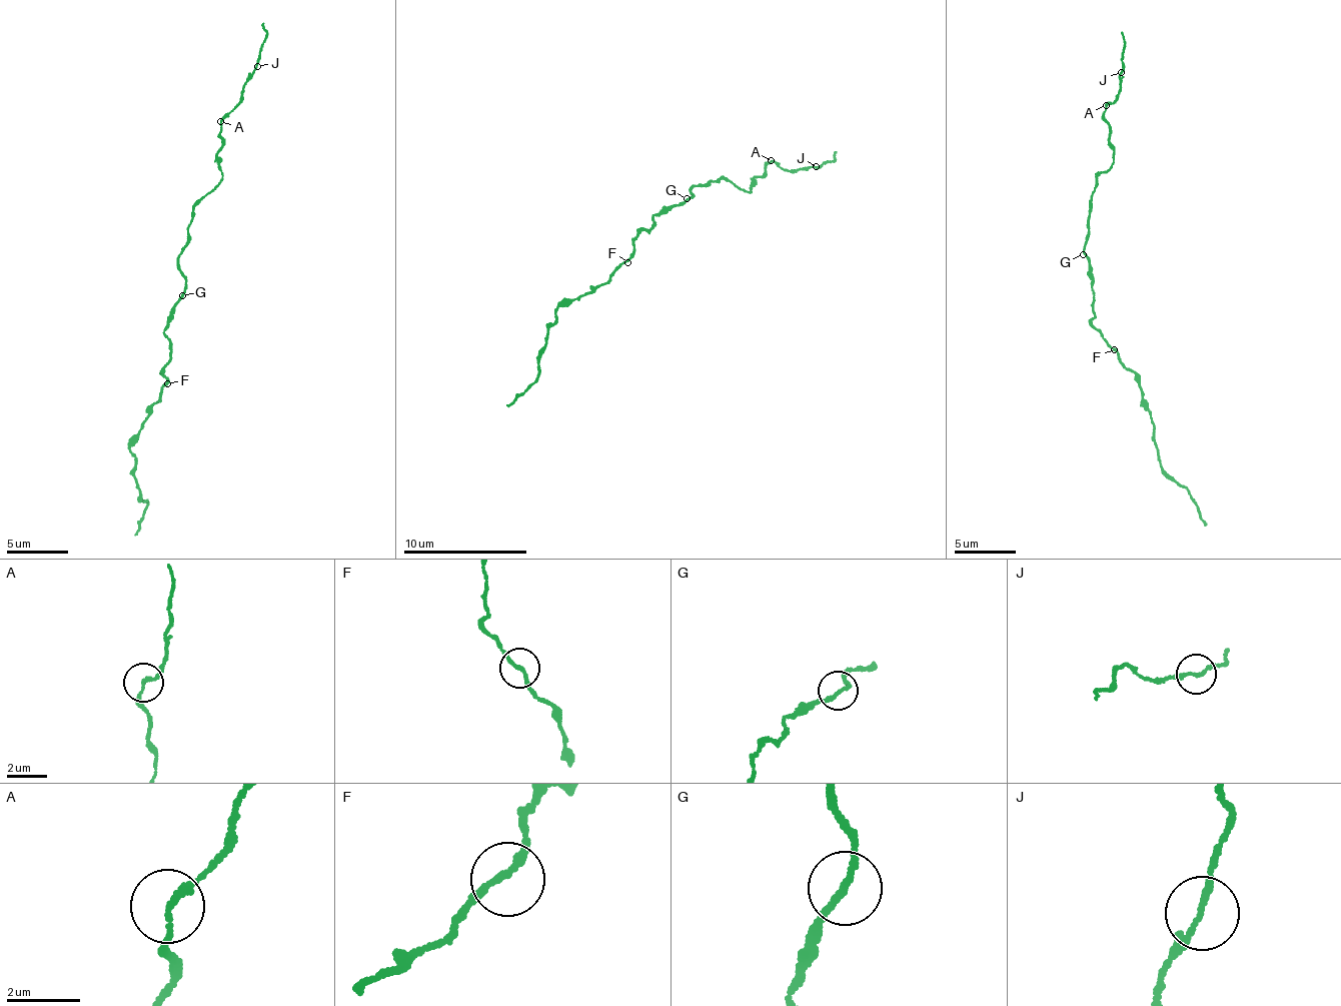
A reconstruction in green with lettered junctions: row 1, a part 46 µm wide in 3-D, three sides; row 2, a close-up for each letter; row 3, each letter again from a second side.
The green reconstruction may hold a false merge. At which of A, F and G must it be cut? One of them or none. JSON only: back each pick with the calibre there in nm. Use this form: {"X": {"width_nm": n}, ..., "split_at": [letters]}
{"split_at": []}

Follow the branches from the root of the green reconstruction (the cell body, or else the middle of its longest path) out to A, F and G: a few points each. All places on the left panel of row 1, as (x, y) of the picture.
A: (175, 312), (175, 301), (186, 289), (178, 254), (188, 238), (193, 208), (220, 183), (220, 120)
F: (175, 312), (166, 331), (166, 336), (170, 338), (170, 361), (164, 371), (167, 383)
G: (175, 312), (175, 301), (182, 295)

